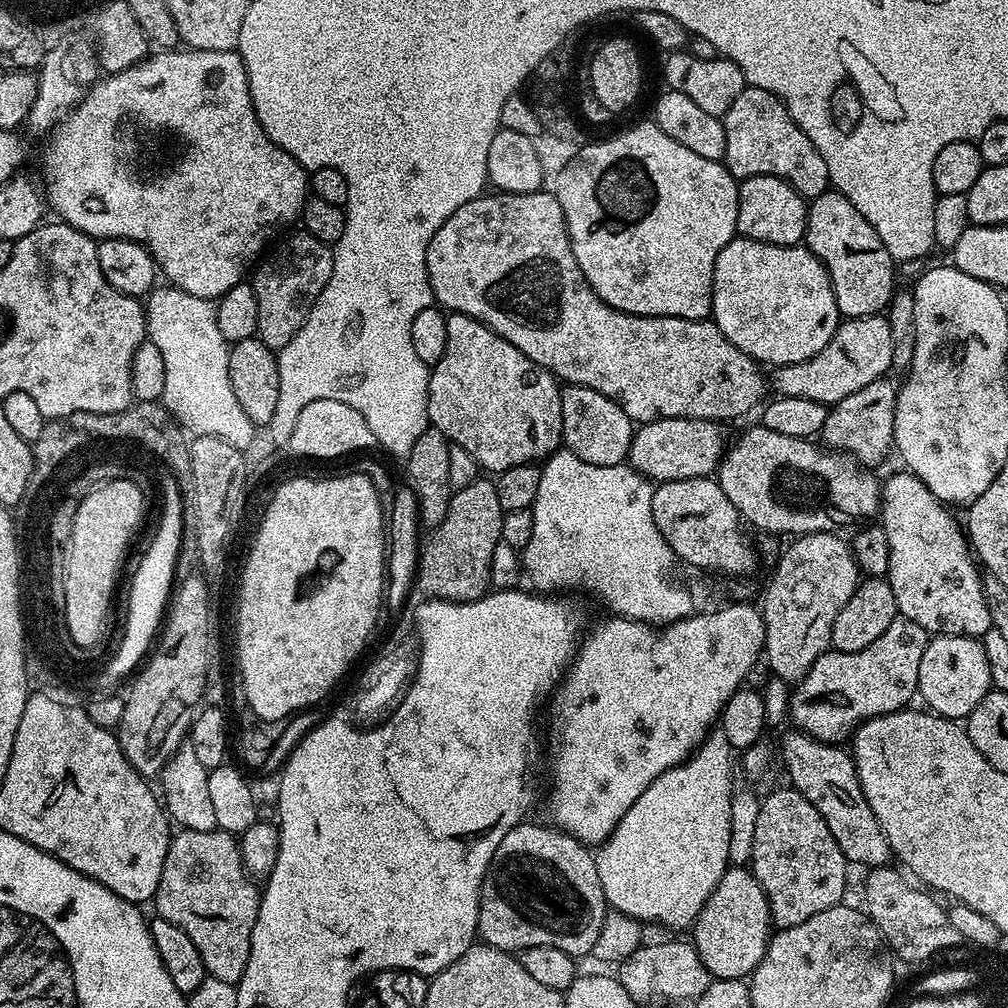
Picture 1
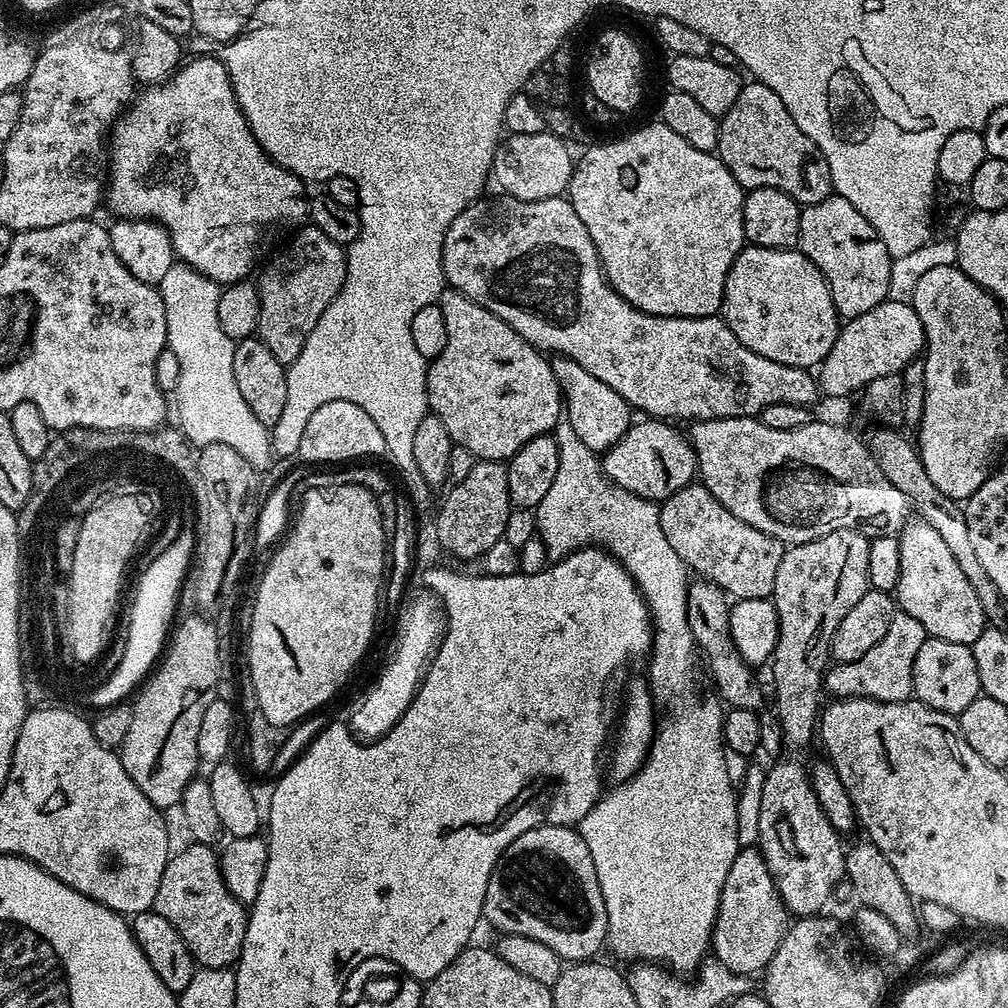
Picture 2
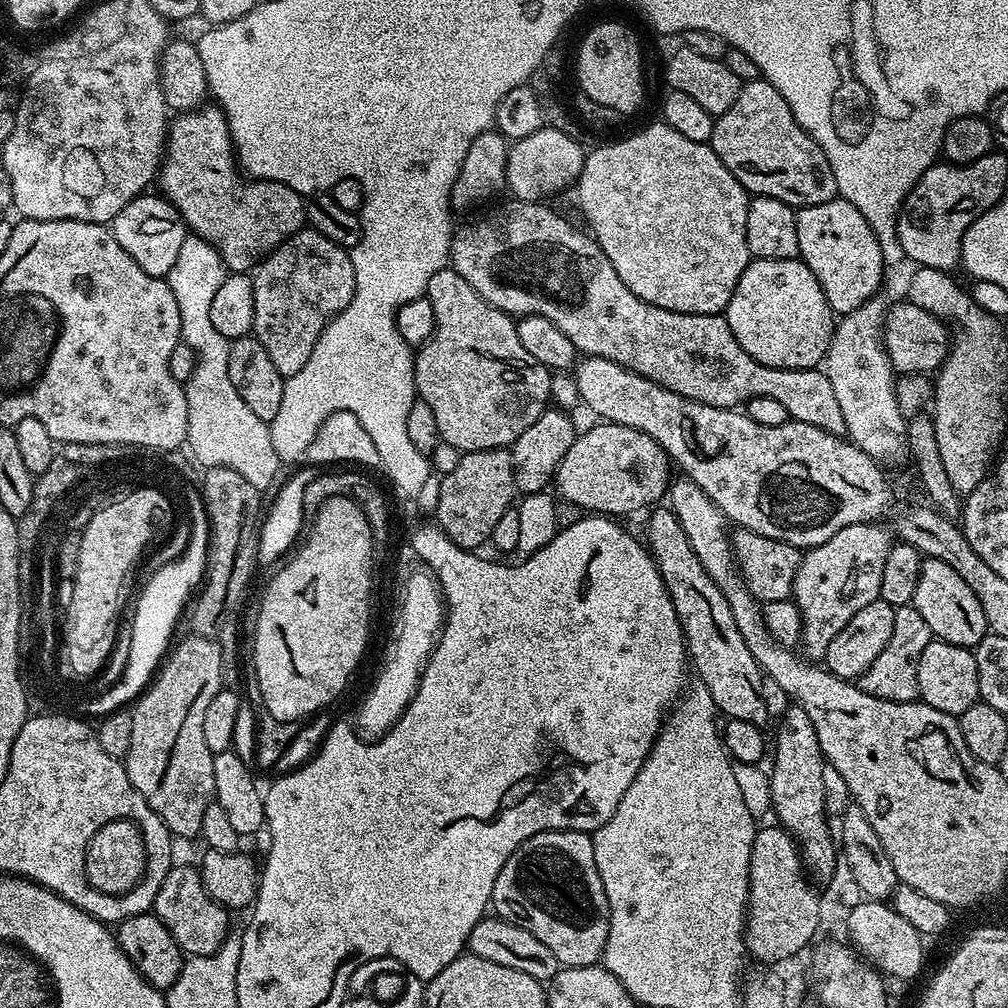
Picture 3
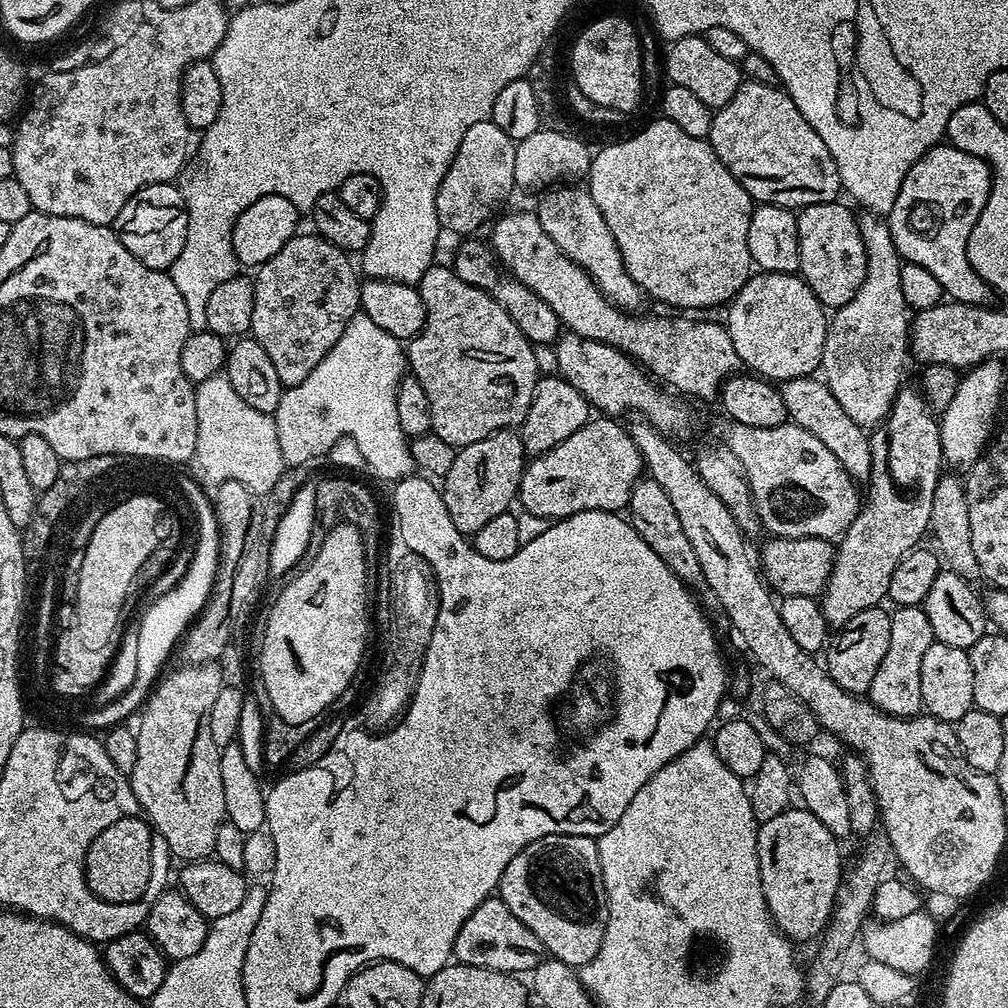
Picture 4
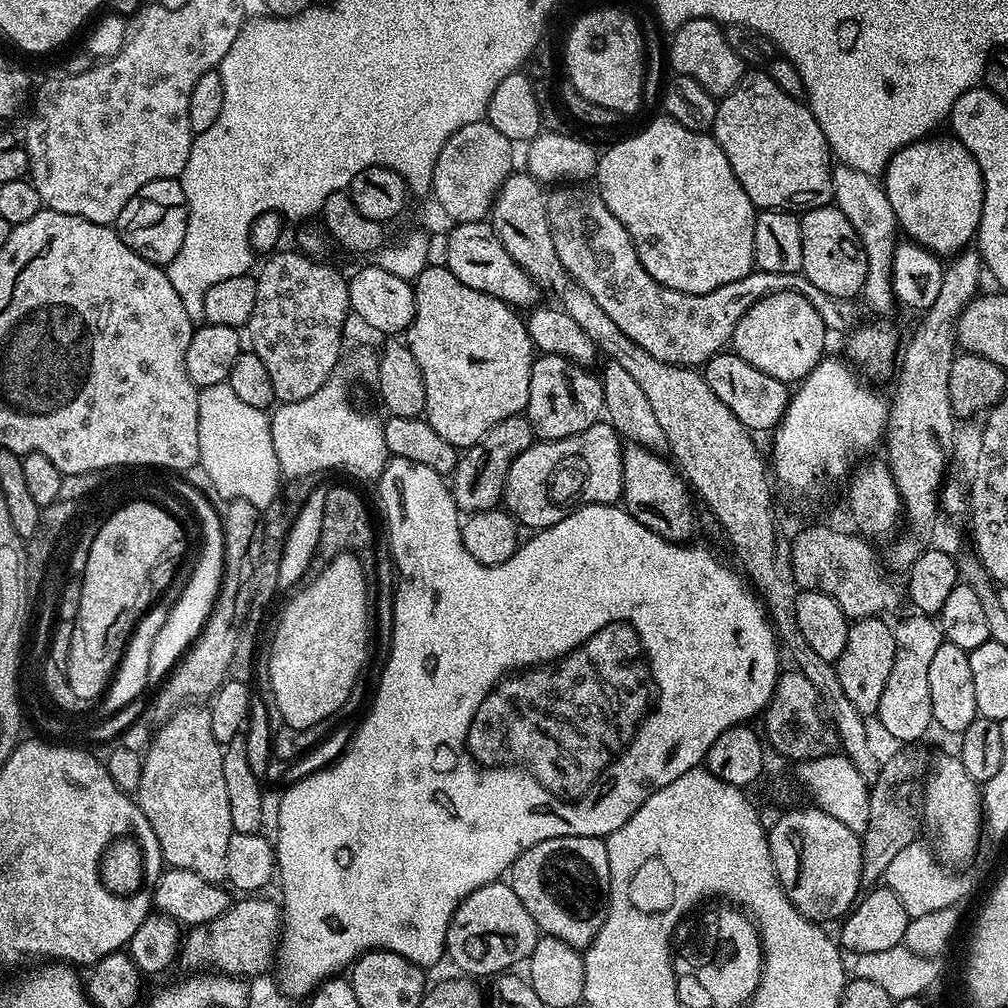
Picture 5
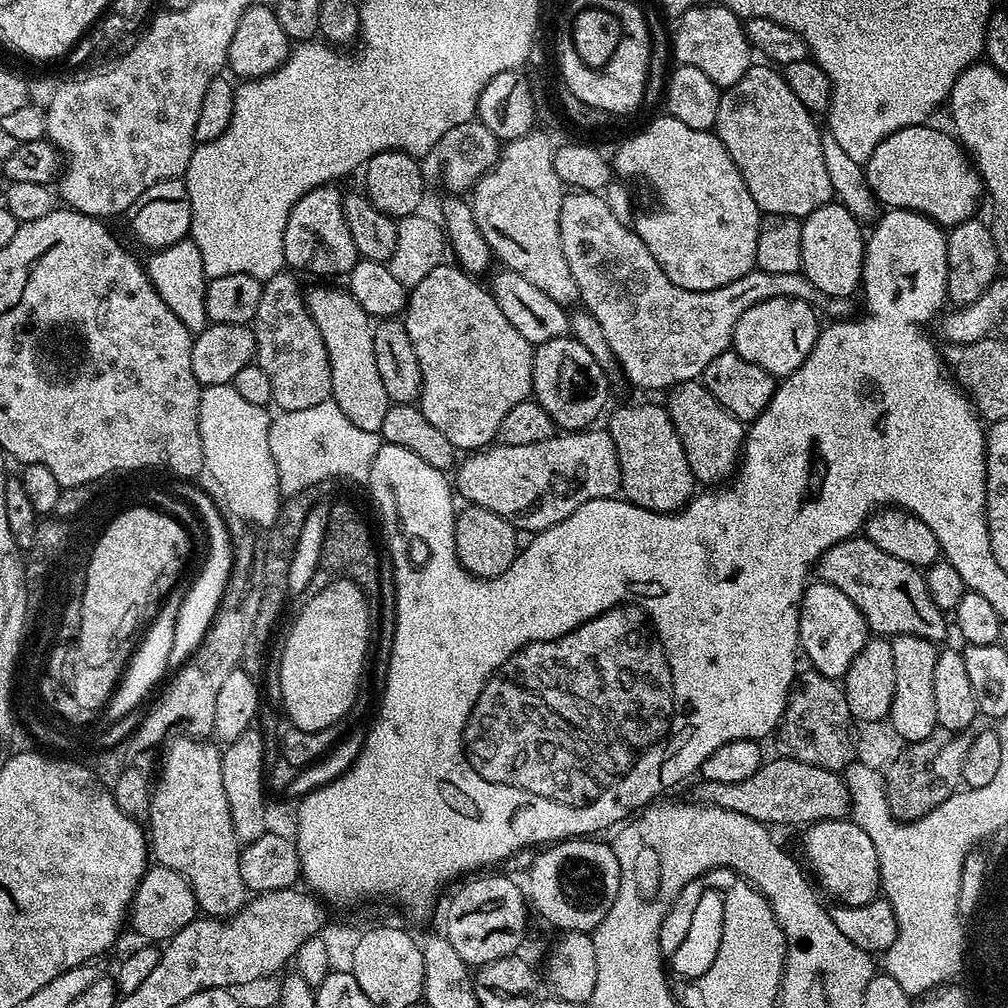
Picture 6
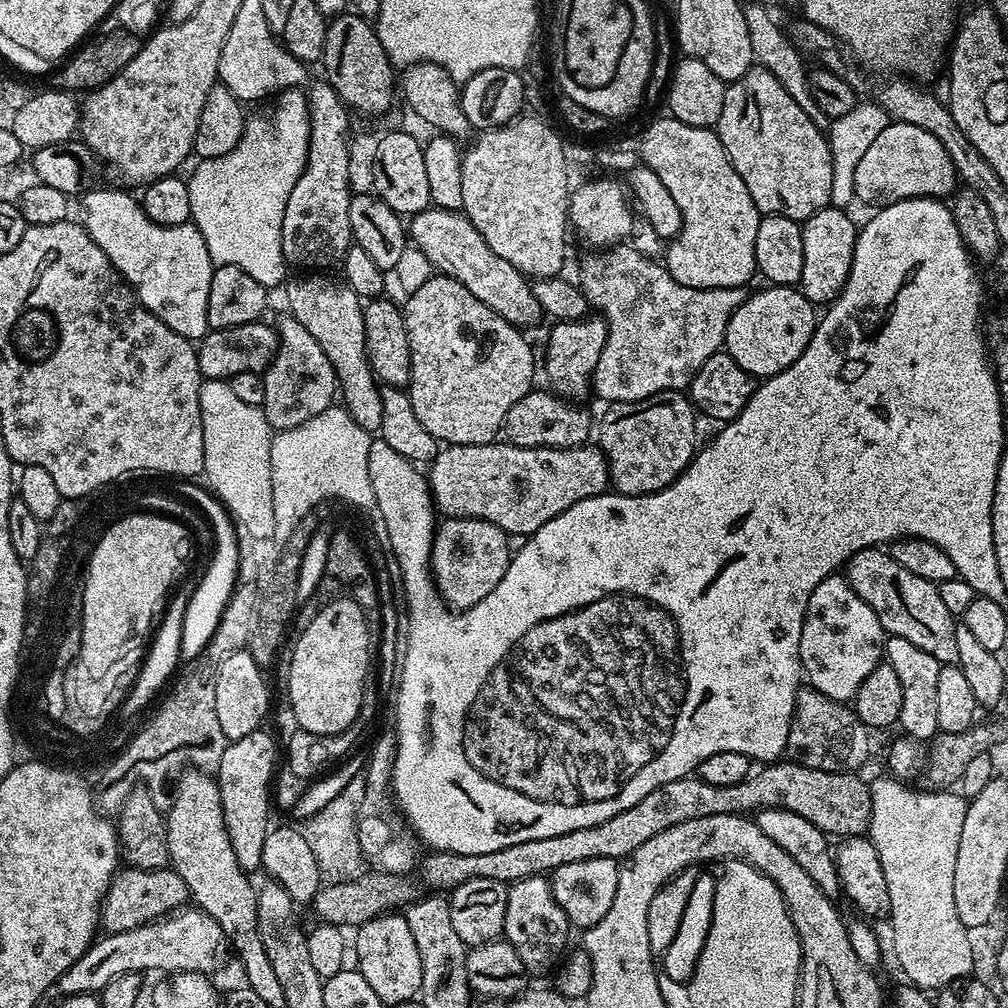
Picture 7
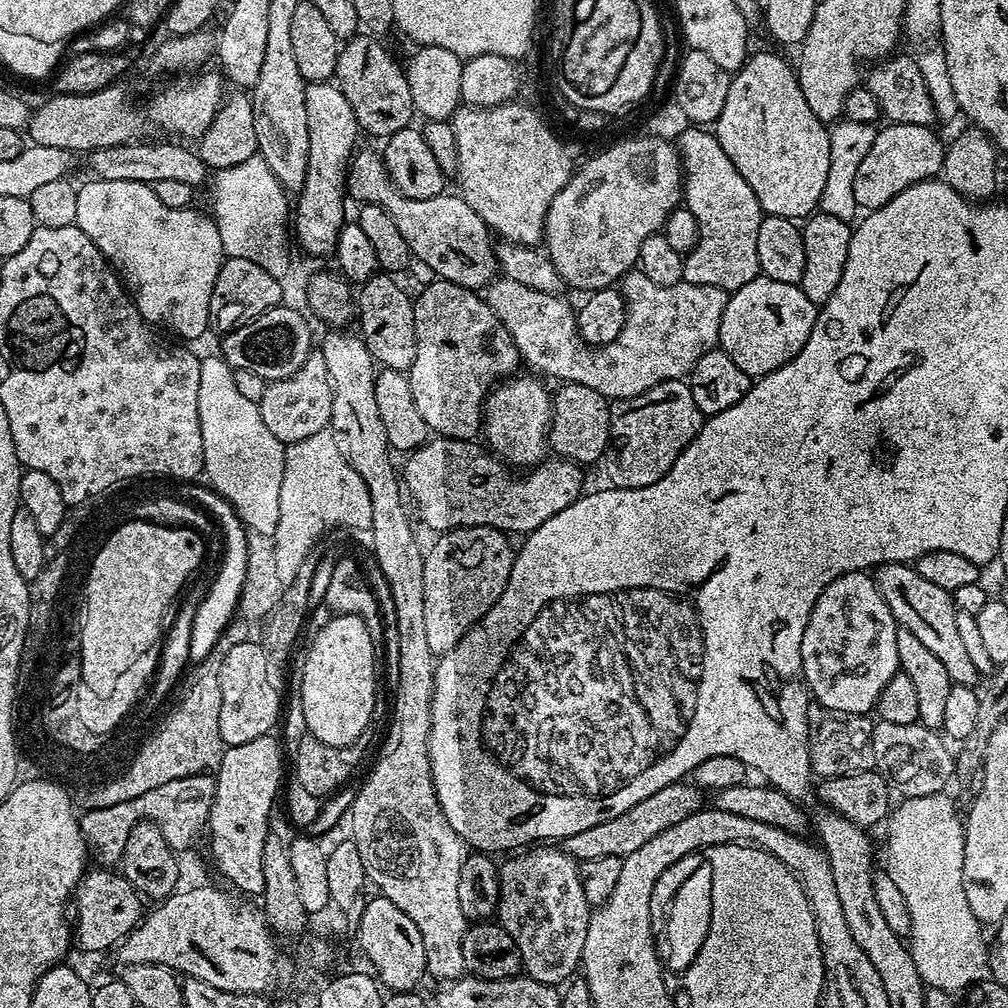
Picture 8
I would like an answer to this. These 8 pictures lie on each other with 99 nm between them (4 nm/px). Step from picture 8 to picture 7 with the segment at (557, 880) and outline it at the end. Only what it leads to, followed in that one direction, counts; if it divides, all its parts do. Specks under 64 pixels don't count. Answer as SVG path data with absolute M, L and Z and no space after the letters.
M531 876L509 887L503 935L518 951L518 956L531 977L536 978L559 963L565 953L568 931L571 928L568 915L553 897L552 886L547 877Z

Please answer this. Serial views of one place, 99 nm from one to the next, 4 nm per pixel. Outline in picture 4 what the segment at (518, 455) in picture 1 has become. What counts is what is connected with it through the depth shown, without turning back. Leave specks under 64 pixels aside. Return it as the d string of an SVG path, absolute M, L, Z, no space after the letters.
M440 262L433 263L426 274L422 274L418 287L426 306L426 322L418 335L407 341L406 364L422 390L426 390L432 432L442 438L442 442L450 442L459 450L495 432L519 429L536 393L537 349L491 293L464 282L452 266L443 268Z

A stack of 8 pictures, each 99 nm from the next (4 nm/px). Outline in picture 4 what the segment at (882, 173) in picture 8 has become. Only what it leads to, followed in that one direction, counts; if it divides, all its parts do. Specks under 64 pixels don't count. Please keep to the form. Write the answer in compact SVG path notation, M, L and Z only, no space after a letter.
M941 142L935 144L926 154L922 154L922 158L914 162L914 166L910 166L902 182L902 190L898 190L898 198L894 198L894 206L886 217L888 229L894 238L894 246L901 261L930 270L930 274L938 278L941 293L949 301L957 304L984 306L991 301L988 299L994 296L993 288L976 273L974 266L970 266L968 261L970 230L974 230L974 222L978 222L991 193L992 170L988 161L966 150L958 150L953 144Z

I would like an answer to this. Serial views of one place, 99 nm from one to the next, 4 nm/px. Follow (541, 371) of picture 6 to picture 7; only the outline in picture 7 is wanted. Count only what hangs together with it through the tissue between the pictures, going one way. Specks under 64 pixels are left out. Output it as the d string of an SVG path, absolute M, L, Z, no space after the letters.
M603 318L592 319L565 320L551 325L553 328L548 336L548 353L542 356L542 372L548 375L547 387L565 400L580 402L584 395L593 391L592 376L607 344L608 328Z

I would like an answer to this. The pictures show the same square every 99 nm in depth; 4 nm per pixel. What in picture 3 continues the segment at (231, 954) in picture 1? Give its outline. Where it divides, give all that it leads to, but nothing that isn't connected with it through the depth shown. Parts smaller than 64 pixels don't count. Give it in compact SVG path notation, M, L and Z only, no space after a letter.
M174 866L169 870L156 895L154 915L160 919L162 926L166 926L166 930L170 930L170 934L174 934L174 942L178 942L180 949L188 956L214 954L230 931L229 913L218 902L214 902L210 894L206 894L200 873L195 867Z

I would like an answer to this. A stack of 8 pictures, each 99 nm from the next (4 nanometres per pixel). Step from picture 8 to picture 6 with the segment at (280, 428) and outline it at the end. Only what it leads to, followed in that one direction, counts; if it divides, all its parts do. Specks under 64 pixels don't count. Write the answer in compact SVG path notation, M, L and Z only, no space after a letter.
M285 270L263 281L264 289L262 299L258 302L258 314L250 325L256 339L255 363L266 370L266 378L270 378L272 404L282 412L307 410L309 406L329 403L332 394L330 358L327 357L326 343L322 340L314 318L308 313L305 289L300 289L300 284L294 277L296 276L291 271Z

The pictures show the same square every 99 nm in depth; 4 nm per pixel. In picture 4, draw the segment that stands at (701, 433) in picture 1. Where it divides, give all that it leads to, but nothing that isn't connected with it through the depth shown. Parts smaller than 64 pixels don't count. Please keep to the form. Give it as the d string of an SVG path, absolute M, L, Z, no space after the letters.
M592 418L587 424L574 430L574 434L566 438L566 442L558 442L554 450L527 461L520 479L518 504L521 504L519 507L525 512L547 518L563 518L579 512L619 513L627 509L632 491L636 483L642 479L644 471L644 459L640 456L638 446L633 442L627 427L612 418Z

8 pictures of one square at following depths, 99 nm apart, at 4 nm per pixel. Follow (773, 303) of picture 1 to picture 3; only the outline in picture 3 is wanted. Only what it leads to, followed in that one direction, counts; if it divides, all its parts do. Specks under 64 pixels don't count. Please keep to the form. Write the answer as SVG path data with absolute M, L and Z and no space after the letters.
M753 259L742 270L726 309L726 319L738 346L759 364L775 368L815 368L832 341L834 313L804 261Z

